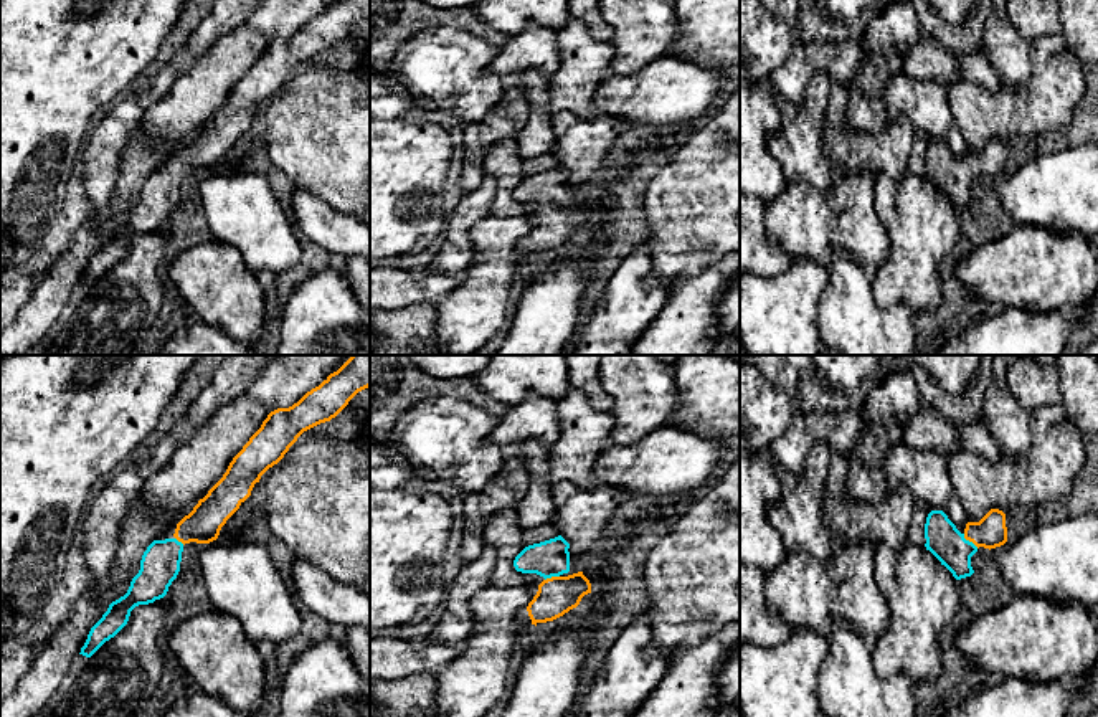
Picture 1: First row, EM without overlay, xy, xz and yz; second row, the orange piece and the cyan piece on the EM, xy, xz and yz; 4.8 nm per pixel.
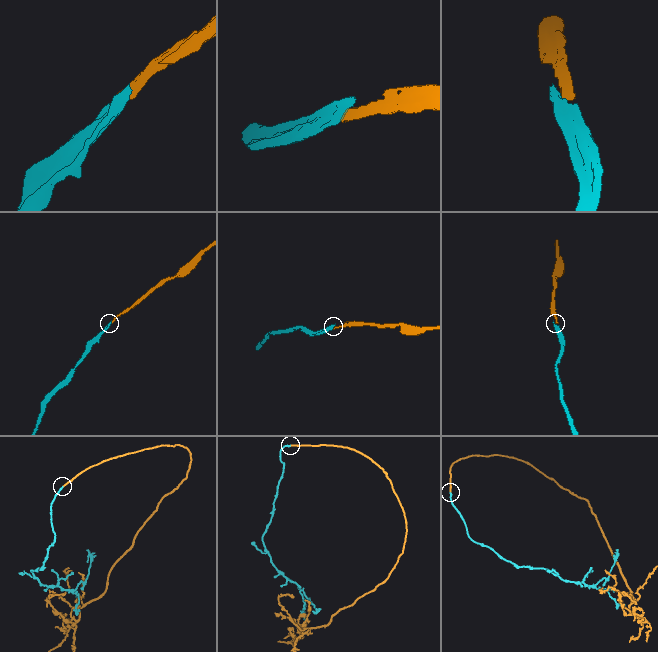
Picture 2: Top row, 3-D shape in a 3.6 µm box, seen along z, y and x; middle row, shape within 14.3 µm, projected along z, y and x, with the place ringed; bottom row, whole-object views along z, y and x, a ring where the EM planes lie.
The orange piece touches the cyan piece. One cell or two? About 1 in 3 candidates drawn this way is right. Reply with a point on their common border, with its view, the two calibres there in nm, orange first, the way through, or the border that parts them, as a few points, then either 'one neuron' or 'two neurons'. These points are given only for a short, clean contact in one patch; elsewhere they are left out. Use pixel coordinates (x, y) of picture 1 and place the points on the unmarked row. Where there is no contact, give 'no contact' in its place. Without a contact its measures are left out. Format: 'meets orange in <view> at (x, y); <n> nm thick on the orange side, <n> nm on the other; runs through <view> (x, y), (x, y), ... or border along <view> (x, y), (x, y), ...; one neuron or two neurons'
meets orange in yz at (970, 170); 160 nm thick on the orange side, 170 nm on the other; runs through yz (989, 162), (976, 164), (970, 170), (943, 169); one neuron

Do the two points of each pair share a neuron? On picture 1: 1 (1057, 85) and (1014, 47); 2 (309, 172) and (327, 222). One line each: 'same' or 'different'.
1: different
2: different

